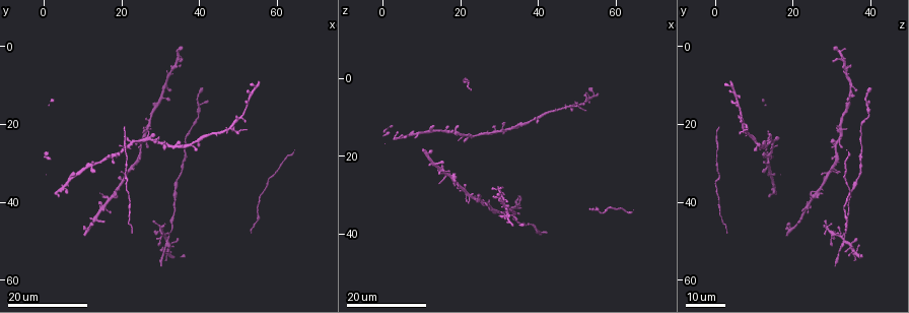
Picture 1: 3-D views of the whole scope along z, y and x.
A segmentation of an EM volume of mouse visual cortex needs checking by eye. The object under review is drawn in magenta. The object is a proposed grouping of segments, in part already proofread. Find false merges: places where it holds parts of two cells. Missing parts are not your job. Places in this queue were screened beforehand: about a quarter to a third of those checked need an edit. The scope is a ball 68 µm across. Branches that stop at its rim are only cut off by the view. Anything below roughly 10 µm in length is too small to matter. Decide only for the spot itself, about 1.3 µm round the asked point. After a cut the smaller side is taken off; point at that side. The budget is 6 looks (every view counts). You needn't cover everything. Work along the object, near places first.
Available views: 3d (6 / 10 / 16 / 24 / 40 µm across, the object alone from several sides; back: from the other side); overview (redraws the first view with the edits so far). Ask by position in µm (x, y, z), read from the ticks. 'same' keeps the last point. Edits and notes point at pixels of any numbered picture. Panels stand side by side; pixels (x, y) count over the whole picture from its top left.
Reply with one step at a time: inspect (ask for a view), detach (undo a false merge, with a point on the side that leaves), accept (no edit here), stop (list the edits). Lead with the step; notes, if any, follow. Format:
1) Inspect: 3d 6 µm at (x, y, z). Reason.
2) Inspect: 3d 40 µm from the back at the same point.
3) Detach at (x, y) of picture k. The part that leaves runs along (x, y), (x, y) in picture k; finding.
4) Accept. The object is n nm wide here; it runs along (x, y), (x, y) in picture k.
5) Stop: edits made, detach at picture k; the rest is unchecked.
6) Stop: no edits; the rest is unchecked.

Inspect: 3d 16 µm at (32.0, 50.0, 32.5). Looks like a crossing.

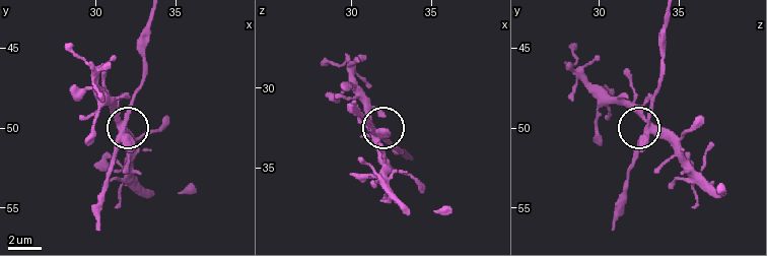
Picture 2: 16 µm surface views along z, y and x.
Inspect: 3d 6 µm at (31.6, 49.8, 33.2).

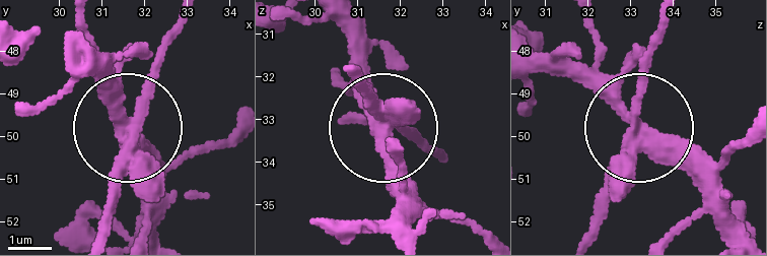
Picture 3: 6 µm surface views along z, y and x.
Detach at (408, 183) of picture 3. The object is 360 nm wide here; the part that leaves runs along (384, 125), (358, 16) in picture 3; a second cell is stuck on.

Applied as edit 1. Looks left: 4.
Inspect: overview.

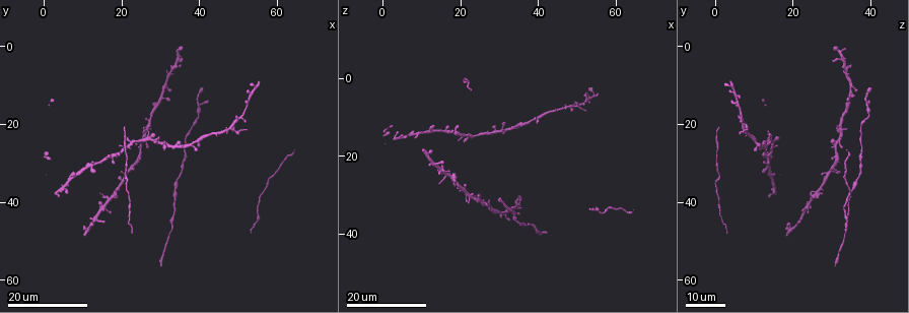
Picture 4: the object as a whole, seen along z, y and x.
Inspect: 3d 16 µm at (18.5, 28.0, 13.5). Four arms meet.

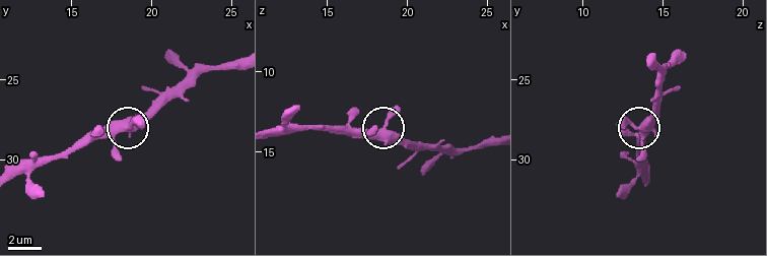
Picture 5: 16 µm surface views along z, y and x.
Inspect: 3d 10 µm at (18.8, 27.9, 13.5).

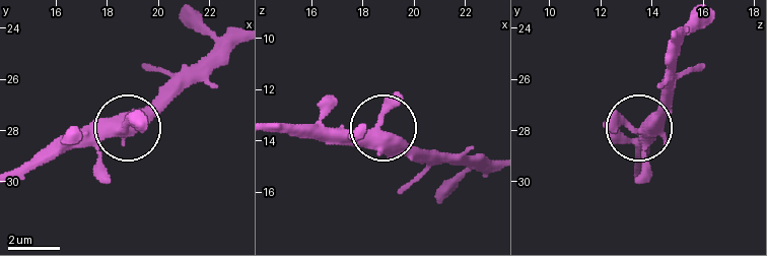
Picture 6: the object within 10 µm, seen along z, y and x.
Accept. 4 arms meet here; one cell here.

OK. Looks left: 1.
Stop: edits made, detach at picture 3; the rest is unchecked.

